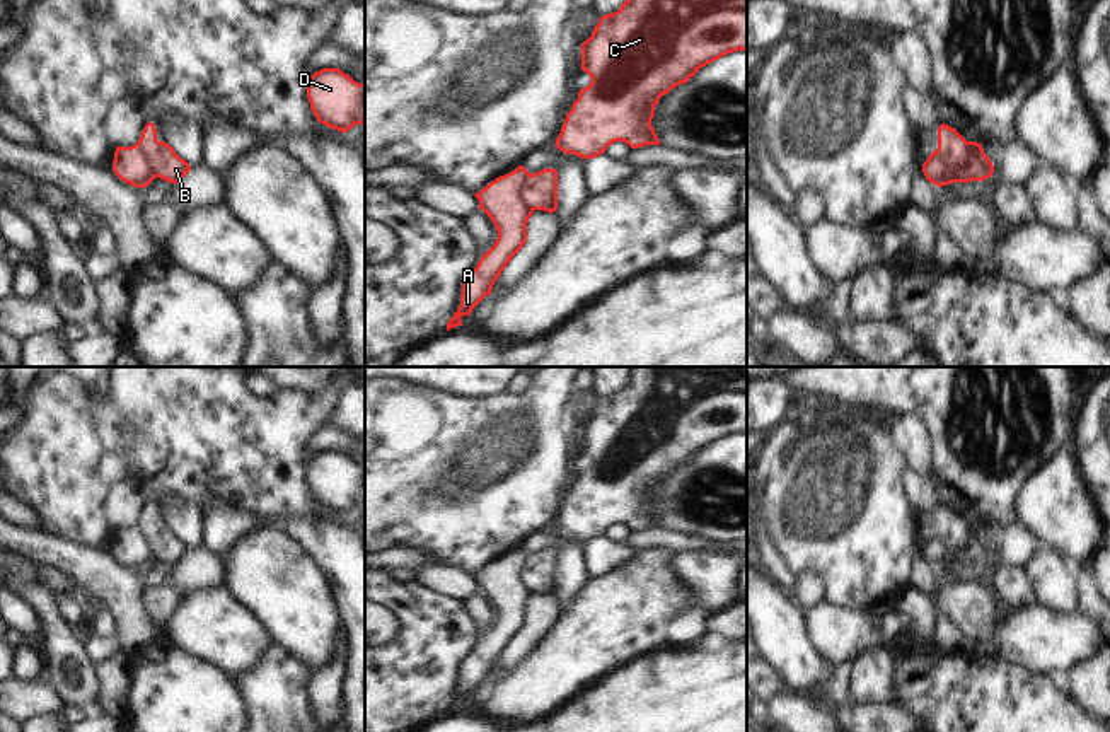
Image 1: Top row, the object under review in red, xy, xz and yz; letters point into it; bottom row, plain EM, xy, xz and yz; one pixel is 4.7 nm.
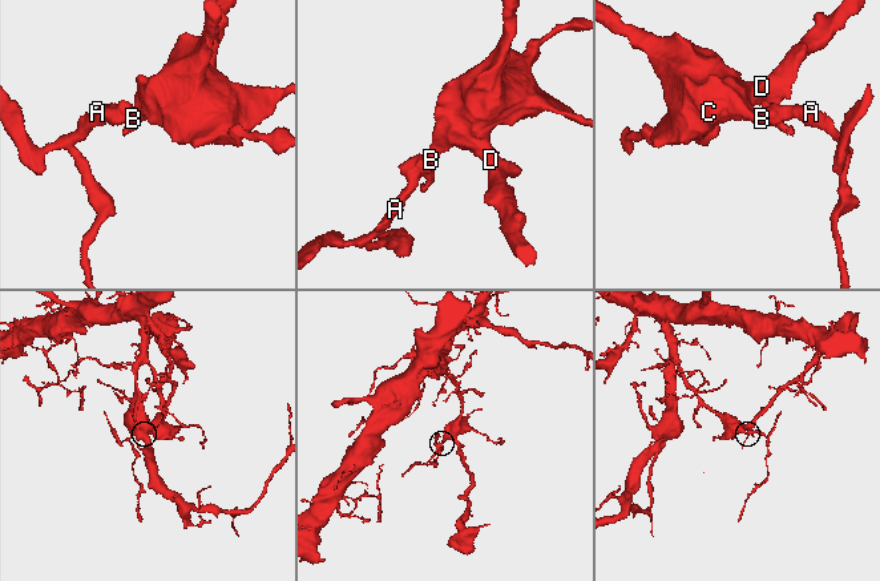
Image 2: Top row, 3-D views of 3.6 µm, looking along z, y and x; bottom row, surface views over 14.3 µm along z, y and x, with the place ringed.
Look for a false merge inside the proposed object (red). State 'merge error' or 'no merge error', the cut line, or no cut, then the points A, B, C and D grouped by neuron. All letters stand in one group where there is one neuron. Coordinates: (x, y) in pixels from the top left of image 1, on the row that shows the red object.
merge error | yz (967, 142), (965, 154), (959, 161), (950, 161), (936, 149) | A / B C D

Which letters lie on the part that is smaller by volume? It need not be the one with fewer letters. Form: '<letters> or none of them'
A

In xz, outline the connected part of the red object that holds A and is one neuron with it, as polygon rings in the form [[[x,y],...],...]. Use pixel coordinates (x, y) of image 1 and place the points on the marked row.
[[[518,166],[474,195],[479,208],[493,220],[498,239],[462,283],[460,305],[447,322],[447,331],[462,326],[460,317],[469,316],[491,293],[501,271],[527,242],[527,222],[534,213],[523,196],[529,176],[530,172]]]

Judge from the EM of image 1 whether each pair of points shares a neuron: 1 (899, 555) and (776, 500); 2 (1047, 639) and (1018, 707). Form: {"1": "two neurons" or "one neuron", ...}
{"1": "one neuron", "2": "two neurons"}

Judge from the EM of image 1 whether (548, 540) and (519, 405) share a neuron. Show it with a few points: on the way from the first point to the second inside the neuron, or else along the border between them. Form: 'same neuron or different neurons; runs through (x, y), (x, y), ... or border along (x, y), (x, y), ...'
different neurons; border along (553, 526), (534, 533), (522, 546)

